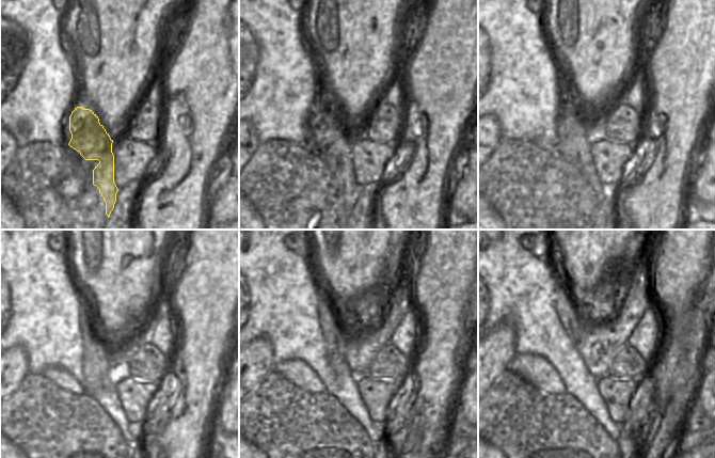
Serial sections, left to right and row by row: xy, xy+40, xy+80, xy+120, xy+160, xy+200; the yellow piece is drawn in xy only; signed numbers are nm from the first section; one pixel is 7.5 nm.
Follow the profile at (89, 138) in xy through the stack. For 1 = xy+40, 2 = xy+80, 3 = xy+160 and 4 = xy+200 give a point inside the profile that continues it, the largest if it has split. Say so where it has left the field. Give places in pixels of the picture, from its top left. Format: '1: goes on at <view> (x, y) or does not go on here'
1: goes on at xy+40 (328, 131)
2: goes on at xy+80 (572, 122)
3: goes on at xy+160 (330, 319)
4: goes on at xy+200 (566, 302)

